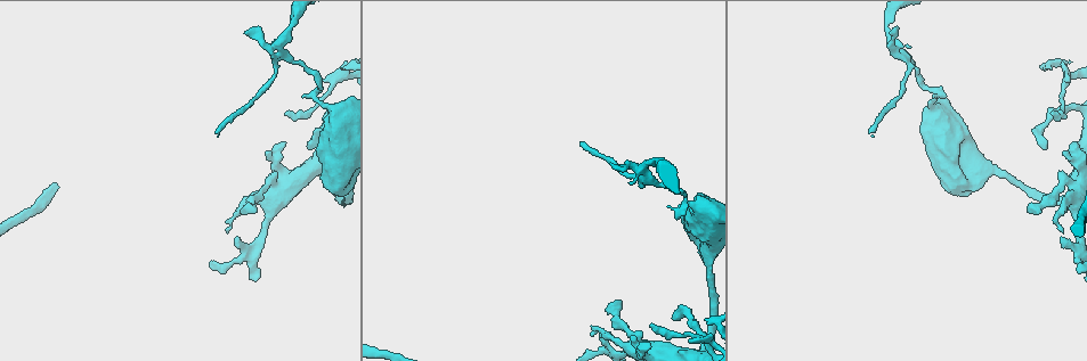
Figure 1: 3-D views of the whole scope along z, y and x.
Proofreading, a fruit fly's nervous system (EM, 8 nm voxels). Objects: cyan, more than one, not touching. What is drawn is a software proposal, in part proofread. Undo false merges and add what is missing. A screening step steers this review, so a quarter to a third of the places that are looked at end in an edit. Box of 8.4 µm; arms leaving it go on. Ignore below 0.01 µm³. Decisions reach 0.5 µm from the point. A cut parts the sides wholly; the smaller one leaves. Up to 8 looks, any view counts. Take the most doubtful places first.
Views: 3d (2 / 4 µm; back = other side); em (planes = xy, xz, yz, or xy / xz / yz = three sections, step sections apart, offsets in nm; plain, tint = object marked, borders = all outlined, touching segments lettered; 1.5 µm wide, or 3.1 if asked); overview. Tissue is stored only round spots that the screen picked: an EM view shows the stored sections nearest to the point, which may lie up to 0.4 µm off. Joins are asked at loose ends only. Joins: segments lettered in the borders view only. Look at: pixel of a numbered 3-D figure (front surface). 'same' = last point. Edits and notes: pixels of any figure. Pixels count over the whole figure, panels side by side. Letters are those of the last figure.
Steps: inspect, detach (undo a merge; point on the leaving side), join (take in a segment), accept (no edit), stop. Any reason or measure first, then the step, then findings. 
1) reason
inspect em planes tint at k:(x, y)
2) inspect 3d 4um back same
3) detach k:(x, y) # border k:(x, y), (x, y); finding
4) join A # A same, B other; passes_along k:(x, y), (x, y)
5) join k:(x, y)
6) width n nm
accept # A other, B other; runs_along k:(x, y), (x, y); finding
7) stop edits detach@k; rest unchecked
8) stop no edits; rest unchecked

thin end
inspect 3d 2um at 1:(257, 211)

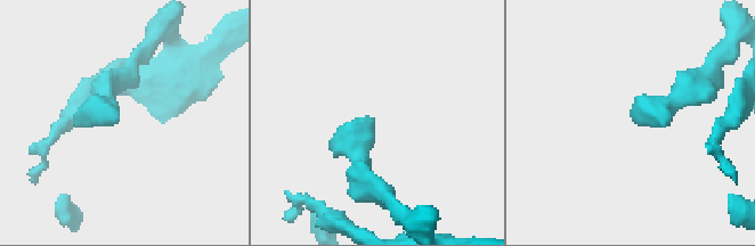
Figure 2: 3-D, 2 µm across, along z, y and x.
need the tissue
inspect em planes borders at 2:(118, 120)

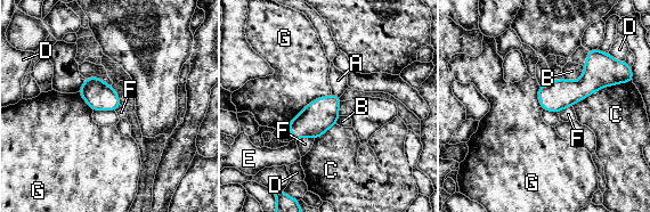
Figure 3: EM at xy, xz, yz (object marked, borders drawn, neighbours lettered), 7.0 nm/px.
accept # A other, B other, C other, D other, E other, F other, G other; none of them fits

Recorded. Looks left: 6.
inspect em planes tint at 1:(325, 184)

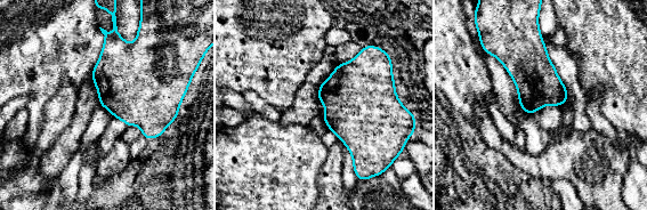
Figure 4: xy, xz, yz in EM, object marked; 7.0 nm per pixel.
inspect em planes borders same

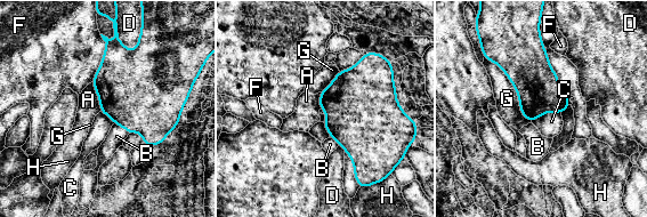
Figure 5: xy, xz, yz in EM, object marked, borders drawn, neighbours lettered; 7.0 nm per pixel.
accept # A other, B other, C other, D other, F other, G other, H other; border 5:(560, 113), (546, 112), (531, 122); none of them fits

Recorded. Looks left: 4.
thin neck
inspect em planes plain at 1:(314, 108)

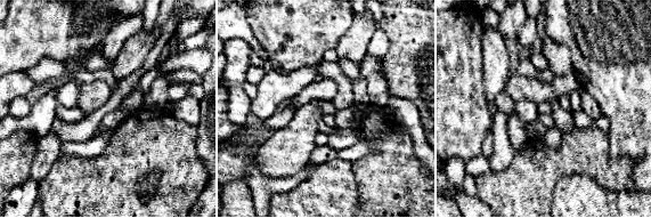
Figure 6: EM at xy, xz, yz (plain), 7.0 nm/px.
inspect em planes tint same

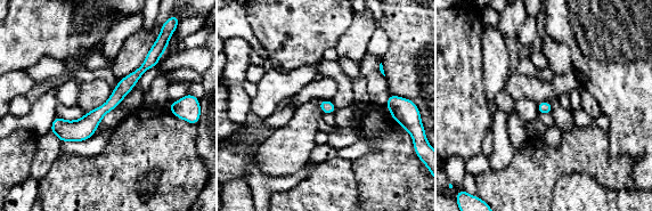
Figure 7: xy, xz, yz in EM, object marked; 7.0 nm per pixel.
inspect em planes borders same

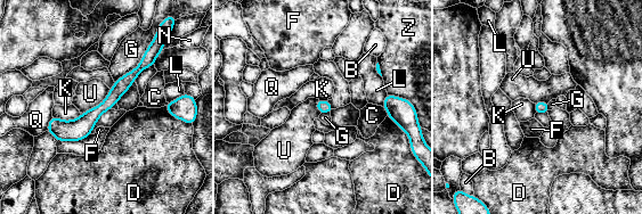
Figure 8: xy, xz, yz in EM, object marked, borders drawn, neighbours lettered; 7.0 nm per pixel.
width 90 nm
accept # B other, C other, D other, F other, G other, K other, L other, N other, Q other, U other, Z other; runs_along 8:(147, 55), (79, 129), (50, 129); one cell here

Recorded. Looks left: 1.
stop no edits; rest unchecked

